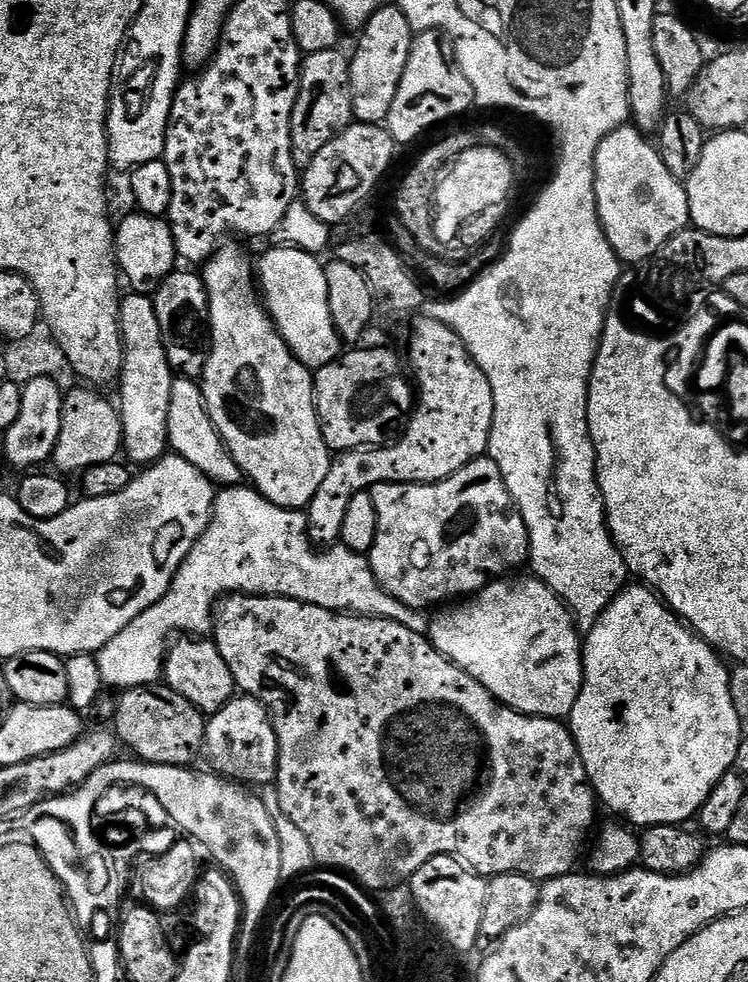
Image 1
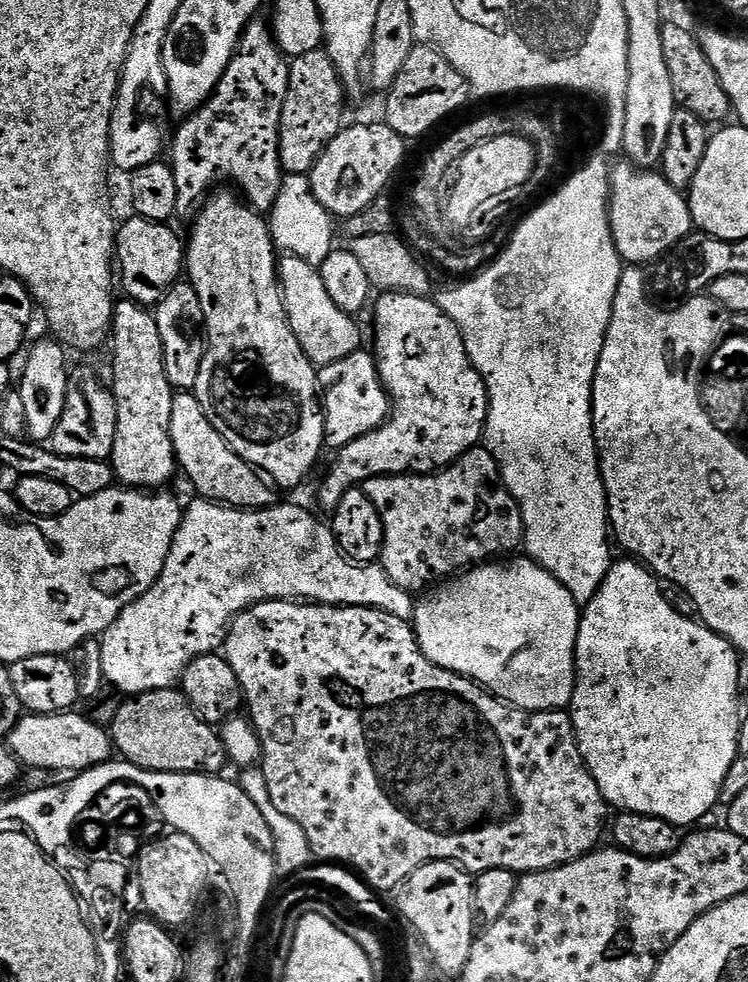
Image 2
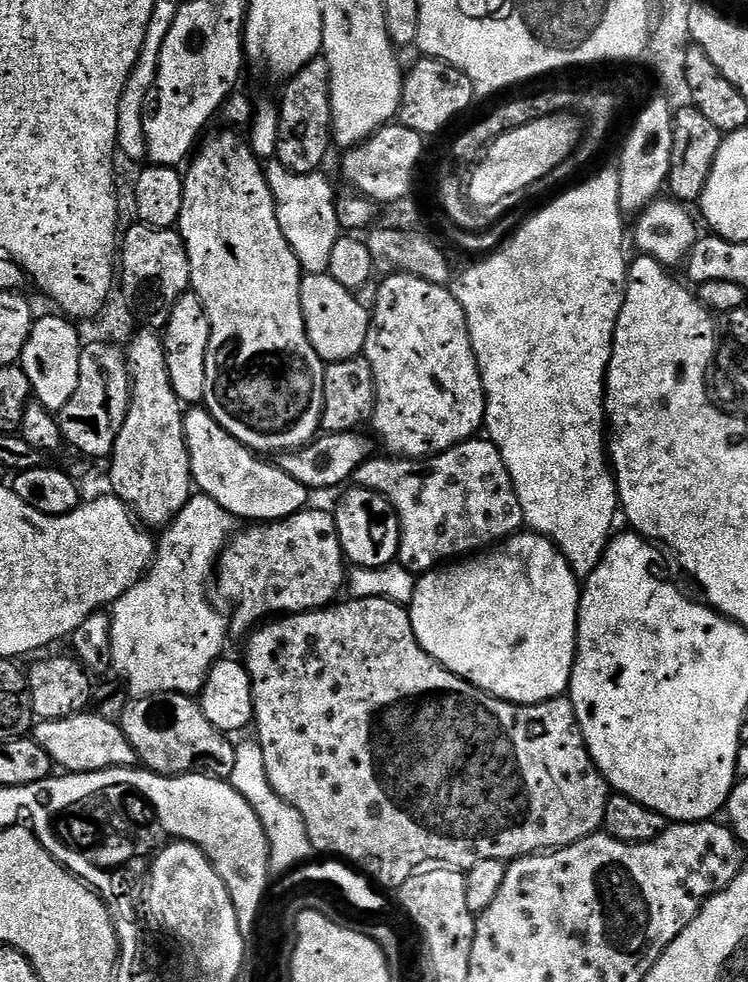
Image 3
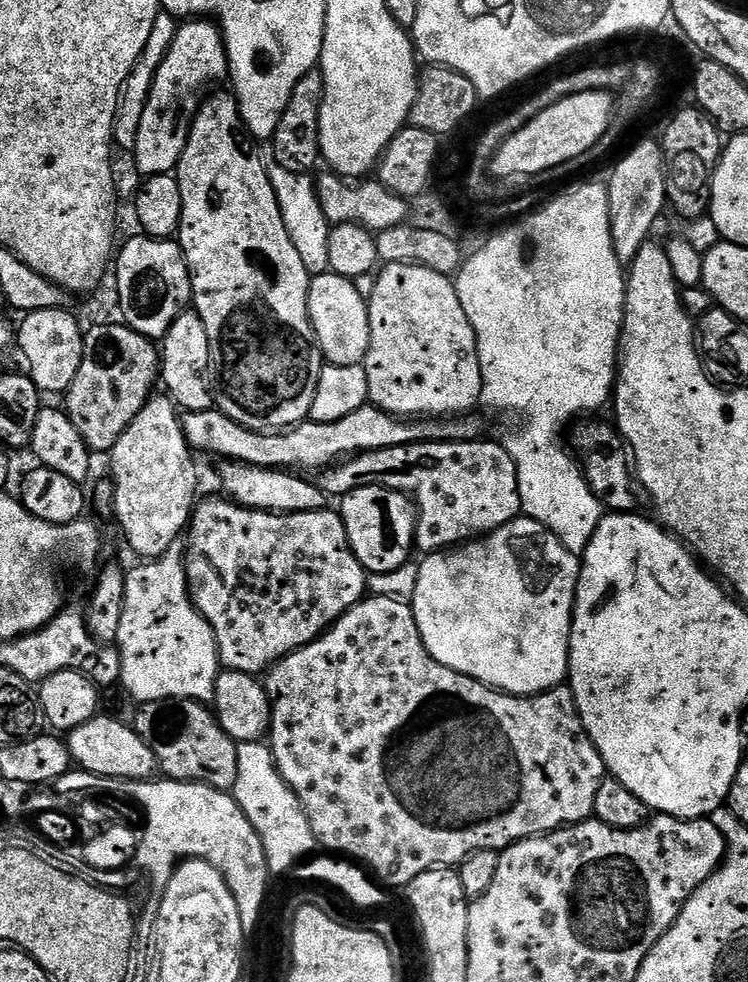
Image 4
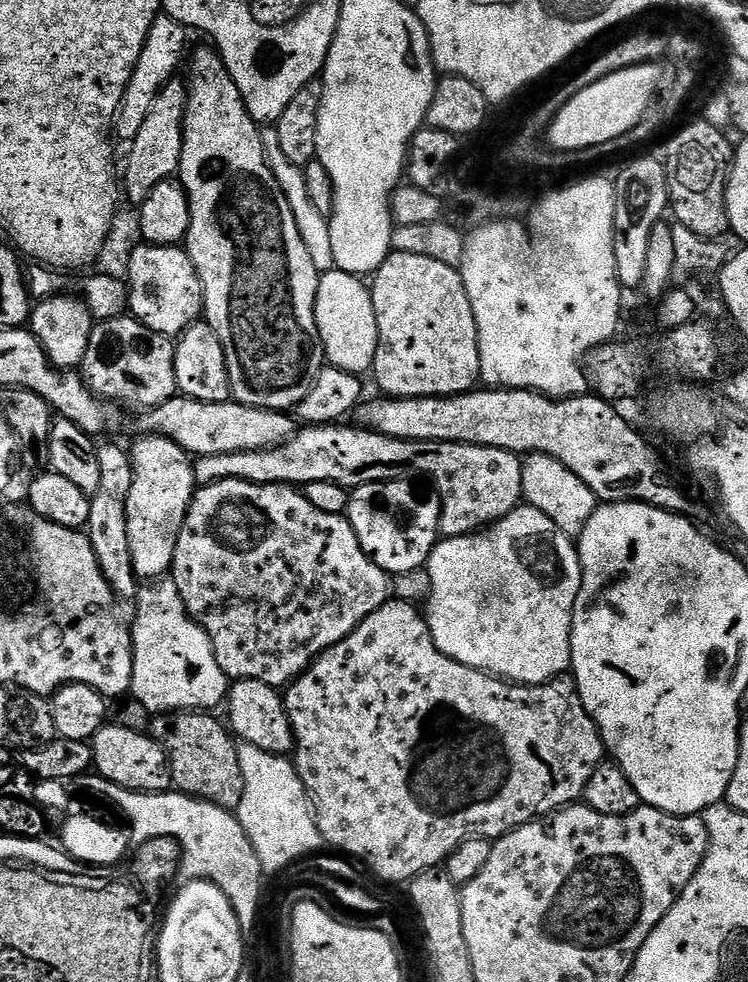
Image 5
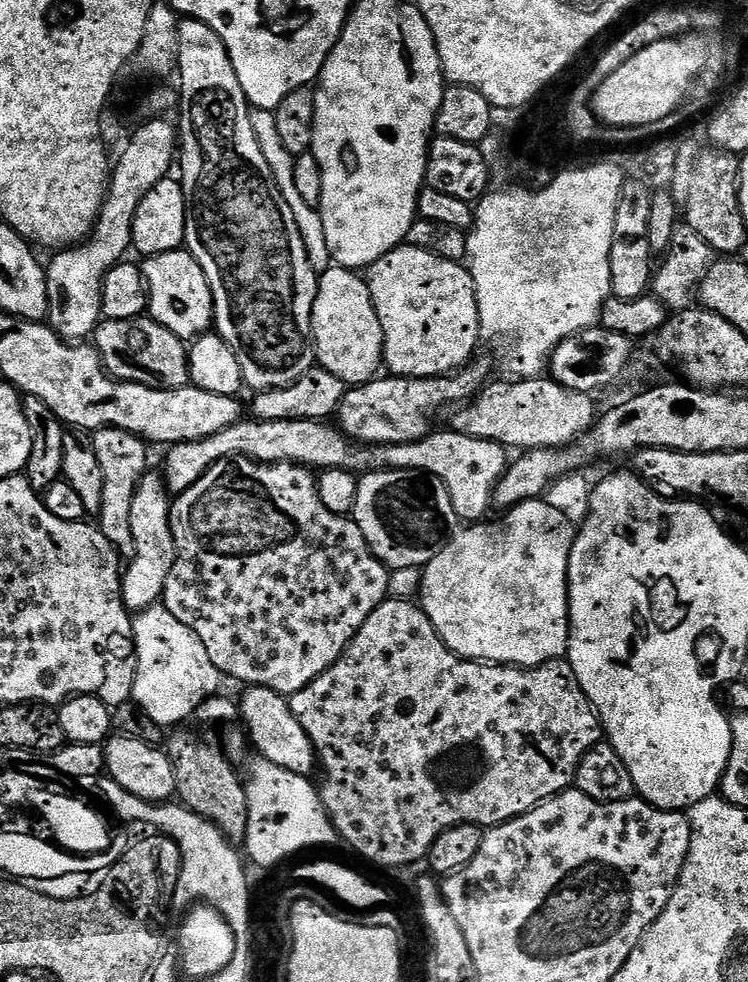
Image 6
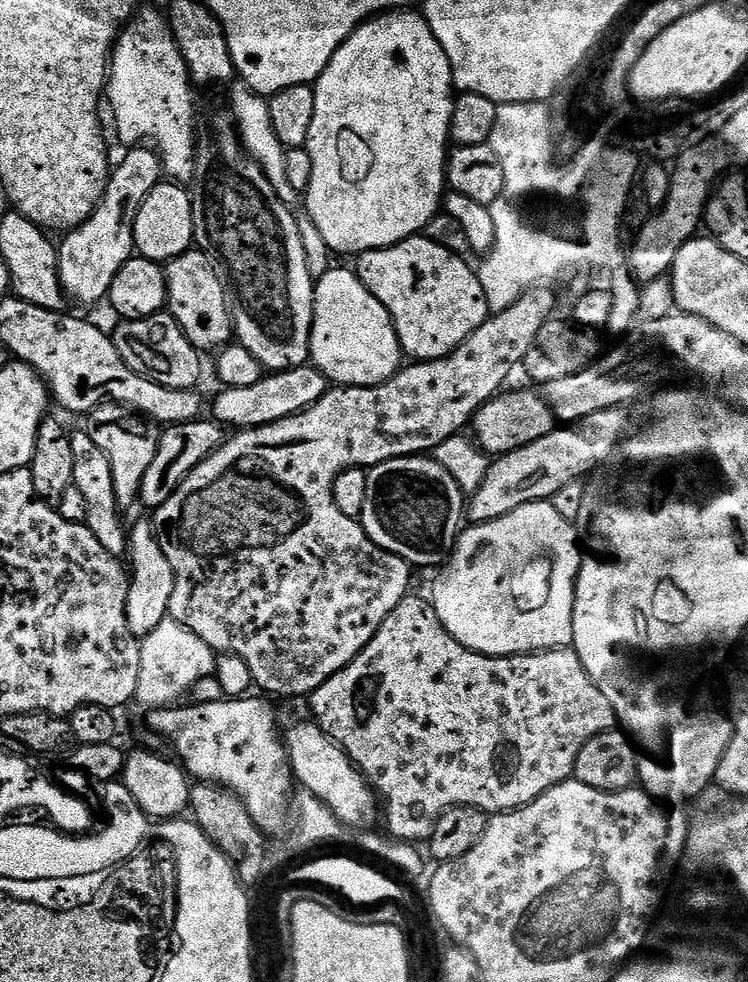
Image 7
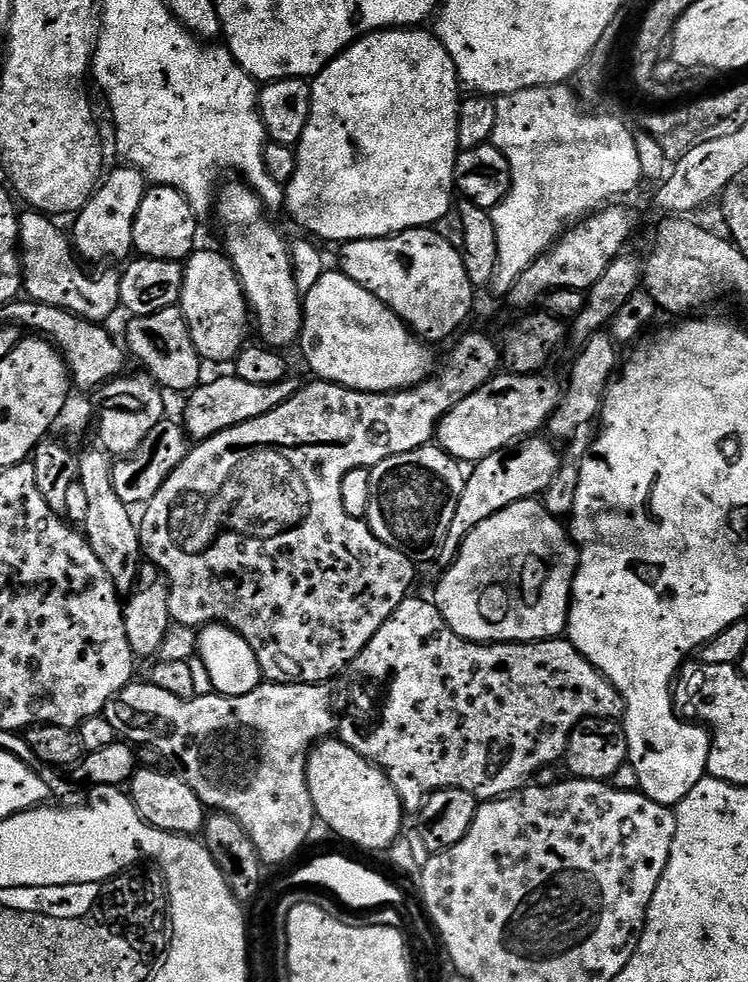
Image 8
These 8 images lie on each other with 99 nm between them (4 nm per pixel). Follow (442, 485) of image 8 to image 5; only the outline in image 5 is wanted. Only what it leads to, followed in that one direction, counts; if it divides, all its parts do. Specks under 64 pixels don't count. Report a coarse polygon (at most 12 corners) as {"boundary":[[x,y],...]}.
{"boundary":[[415,479],[351,489],[346,518],[389,574],[427,565],[440,495]]}

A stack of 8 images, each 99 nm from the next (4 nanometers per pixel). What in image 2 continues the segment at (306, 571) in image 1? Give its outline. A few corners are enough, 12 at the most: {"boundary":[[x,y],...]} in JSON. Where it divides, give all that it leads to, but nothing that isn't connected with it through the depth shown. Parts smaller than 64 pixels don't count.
{"boundary":[[300,504],[185,507],[104,631],[117,693],[181,683],[261,600],[417,601]]}

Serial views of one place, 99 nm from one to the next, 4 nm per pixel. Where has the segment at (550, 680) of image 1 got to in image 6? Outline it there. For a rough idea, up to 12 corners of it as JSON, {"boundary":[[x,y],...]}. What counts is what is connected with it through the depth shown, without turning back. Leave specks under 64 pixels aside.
{"boundary":[[547,499],[457,531],[424,613],[466,660],[568,655],[573,521]]}

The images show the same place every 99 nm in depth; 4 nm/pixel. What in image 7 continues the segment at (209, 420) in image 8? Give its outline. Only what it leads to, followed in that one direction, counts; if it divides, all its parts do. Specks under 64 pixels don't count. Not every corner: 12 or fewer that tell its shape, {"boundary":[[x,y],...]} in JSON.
{"boundary":[[311,363],[220,390],[211,415],[232,430],[305,412],[328,392]]}

